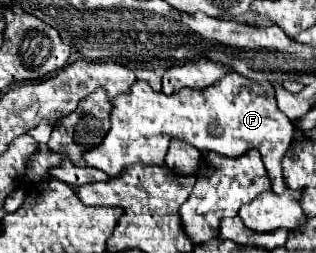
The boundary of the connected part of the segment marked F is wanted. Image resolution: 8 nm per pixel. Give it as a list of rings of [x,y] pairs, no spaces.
[[[228,72],[224,78],[220,78],[218,82],[214,82],[212,86],[208,86],[204,90],[182,88],[180,92],[166,96],[162,92],[156,94],[144,80],[136,80],[136,84],[132,84],[128,94],[116,96],[116,100],[112,100],[112,128],[108,130],[106,138],[96,148],[84,152],[82,158],[84,158],[86,166],[98,168],[98,170],[106,172],[108,176],[116,176],[130,164],[164,164],[164,156],[168,152],[168,144],[172,138],[180,138],[198,150],[212,150],[212,152],[218,152],[228,158],[236,158],[248,150],[258,150],[262,156],[266,174],[272,182],[272,192],[280,194],[286,188],[280,162],[282,162],[284,152],[290,146],[294,126],[278,110],[276,98],[274,98],[274,92],[270,86],[264,86],[264,88],[260,88],[260,94],[254,94],[250,90],[250,84],[256,84],[256,82],[248,80],[244,76],[238,76],[236,72]]]

